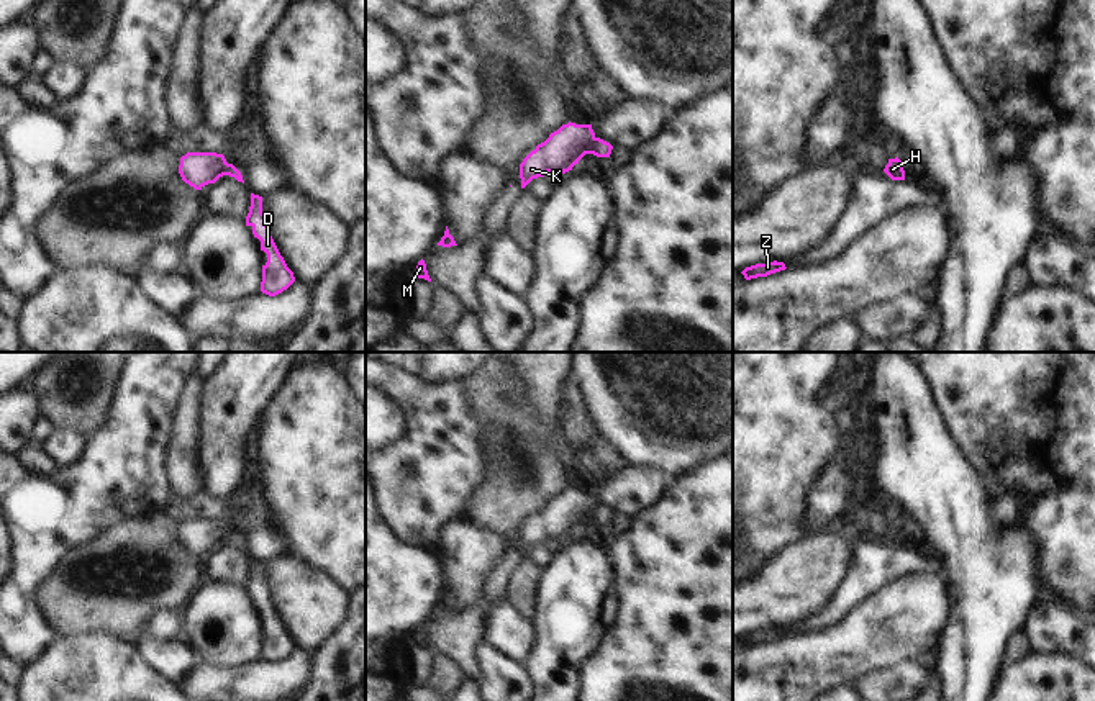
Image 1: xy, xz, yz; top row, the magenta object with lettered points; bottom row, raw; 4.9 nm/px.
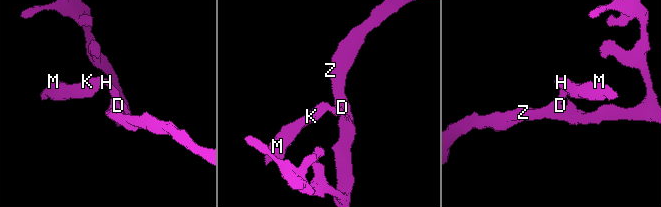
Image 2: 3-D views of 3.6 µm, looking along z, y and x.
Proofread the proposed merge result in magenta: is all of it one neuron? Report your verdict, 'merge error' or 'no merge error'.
merge error

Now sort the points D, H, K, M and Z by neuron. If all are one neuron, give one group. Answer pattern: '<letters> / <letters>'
D H Z / K M

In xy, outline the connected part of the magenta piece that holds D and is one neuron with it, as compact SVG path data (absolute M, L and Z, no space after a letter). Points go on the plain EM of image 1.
M251 560L246 593L252 595L254 604L261 608L261 617L267 621L267 629L262 632L261 658L275 663L287 657L295 649L295 644L270 603L267 583L262 580L262 563L259 562Z

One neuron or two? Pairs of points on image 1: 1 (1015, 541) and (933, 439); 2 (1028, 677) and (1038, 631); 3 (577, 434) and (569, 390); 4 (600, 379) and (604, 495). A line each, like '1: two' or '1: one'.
1: one
2: two
3: one
4: two

